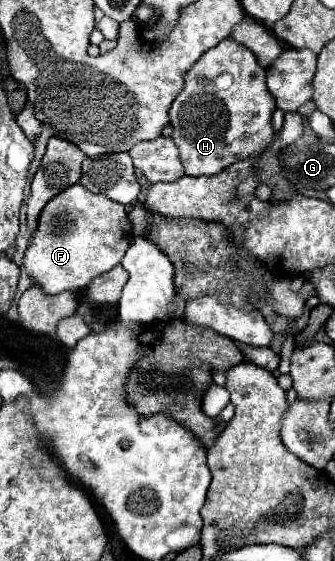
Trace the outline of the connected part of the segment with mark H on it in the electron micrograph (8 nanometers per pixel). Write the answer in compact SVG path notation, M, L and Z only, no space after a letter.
M223 39L219 45L199 57L187 71L185 87L171 105L169 117L173 141L181 151L185 175L217 175L233 163L263 153L275 139L271 115L275 99L265 85L265 69L259 67L255 55L235 43Z

